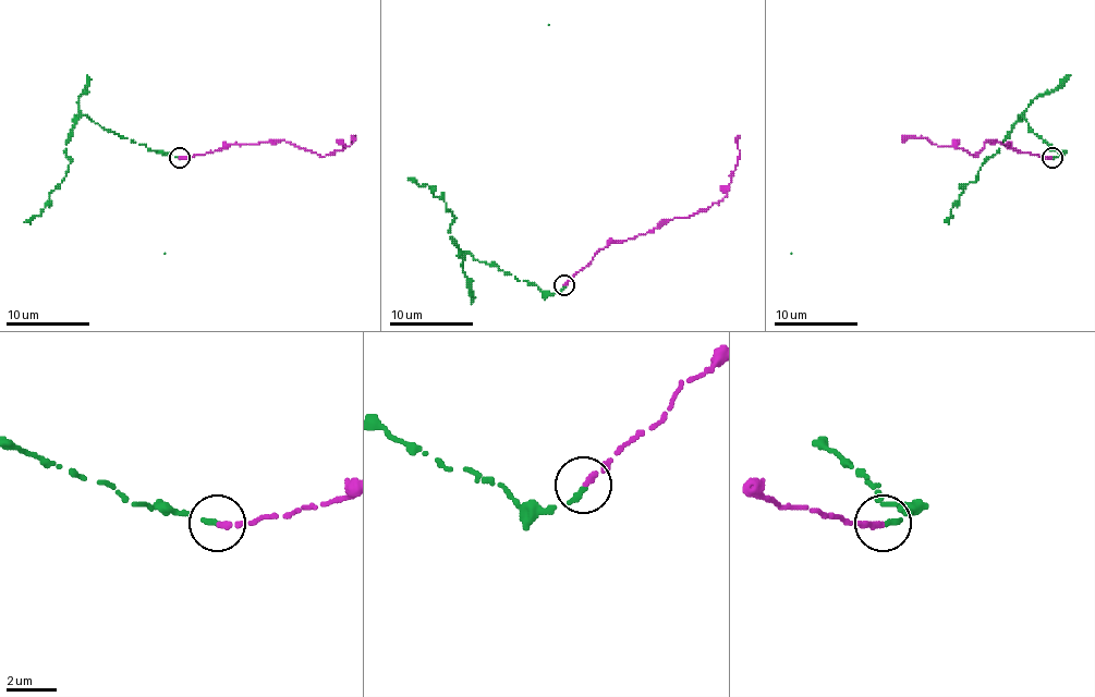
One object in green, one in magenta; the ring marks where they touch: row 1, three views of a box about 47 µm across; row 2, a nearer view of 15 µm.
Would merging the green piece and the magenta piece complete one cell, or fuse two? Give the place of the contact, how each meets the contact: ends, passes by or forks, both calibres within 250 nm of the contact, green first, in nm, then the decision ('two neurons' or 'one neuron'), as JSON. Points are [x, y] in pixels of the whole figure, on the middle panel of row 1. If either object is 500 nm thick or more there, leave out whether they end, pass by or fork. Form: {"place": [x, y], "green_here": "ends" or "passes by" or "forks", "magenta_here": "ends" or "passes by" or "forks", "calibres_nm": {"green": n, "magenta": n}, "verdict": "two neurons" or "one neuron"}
{"place": [563, 285], "green_here": "ends", "magenta_here": "ends", "calibres_nm": {"green": 240, "magenta": 240}, "verdict": "one neuron"}

